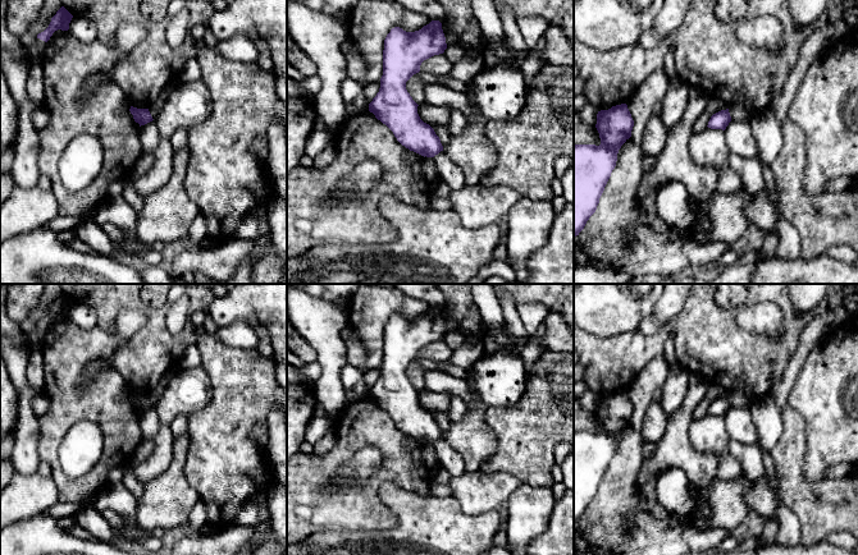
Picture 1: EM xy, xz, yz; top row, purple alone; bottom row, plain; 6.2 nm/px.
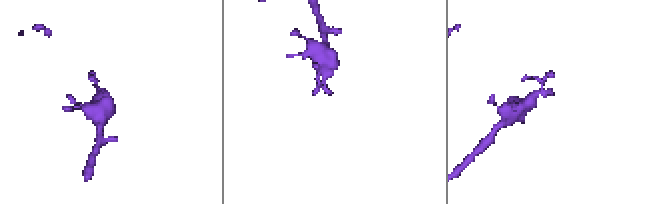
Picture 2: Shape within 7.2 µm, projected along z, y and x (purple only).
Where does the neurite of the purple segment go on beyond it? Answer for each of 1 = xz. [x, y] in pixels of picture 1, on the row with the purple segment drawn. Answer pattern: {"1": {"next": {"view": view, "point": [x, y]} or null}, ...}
{"1": {"next": null}}

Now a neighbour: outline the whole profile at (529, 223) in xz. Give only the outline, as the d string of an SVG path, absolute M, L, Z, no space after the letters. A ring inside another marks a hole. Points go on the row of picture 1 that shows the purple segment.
M521 197L514 205L506 217L508 240L505 261L510 266L516 262L526 265L530 256L547 244L554 215L551 201L535 202Z

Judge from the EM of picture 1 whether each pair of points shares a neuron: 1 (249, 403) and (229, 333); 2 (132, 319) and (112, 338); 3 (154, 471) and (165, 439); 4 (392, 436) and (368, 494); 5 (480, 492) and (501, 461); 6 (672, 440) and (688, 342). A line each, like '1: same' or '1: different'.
1: different
2: same
3: same
4: same
5: different
6: different

